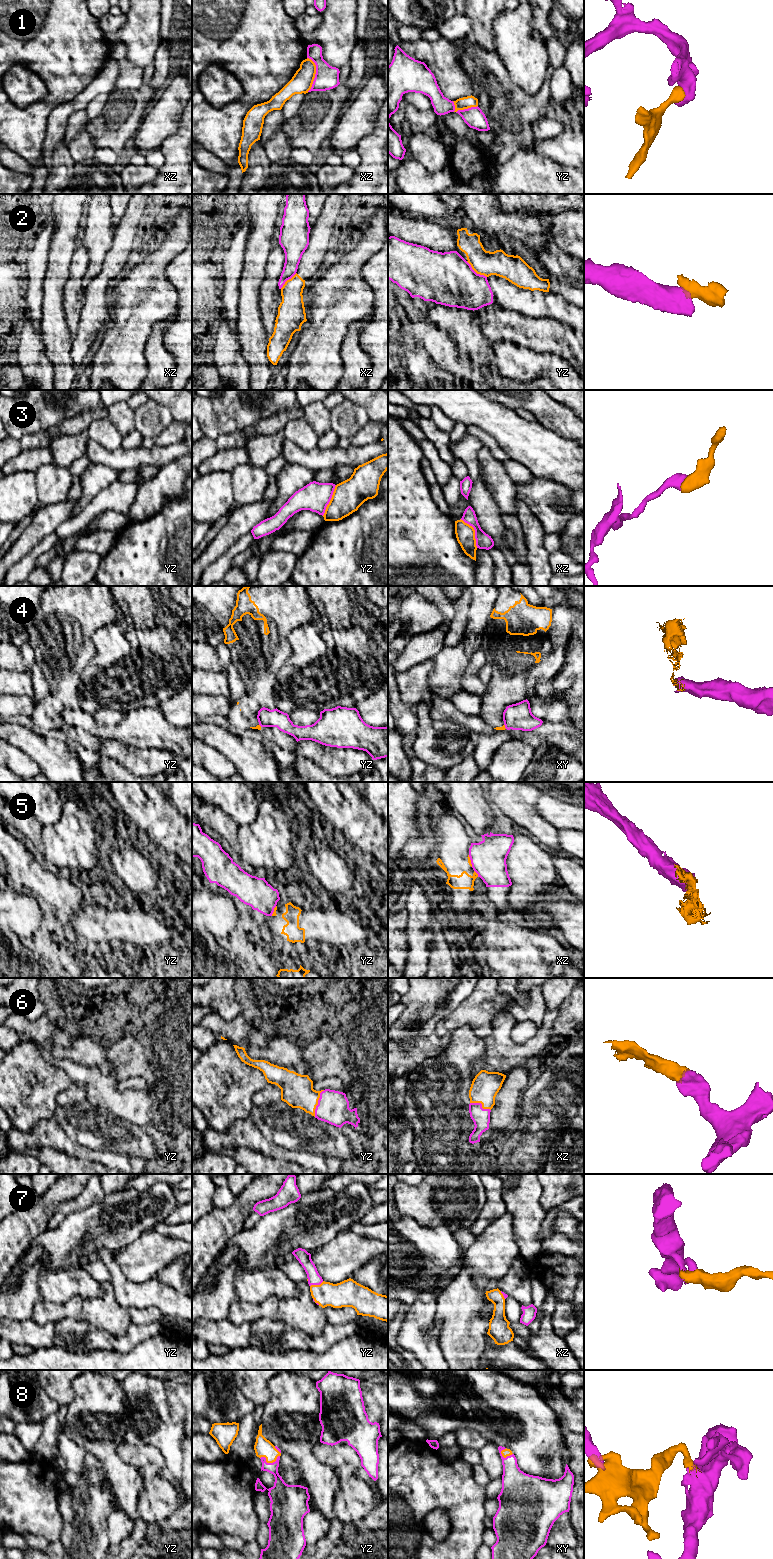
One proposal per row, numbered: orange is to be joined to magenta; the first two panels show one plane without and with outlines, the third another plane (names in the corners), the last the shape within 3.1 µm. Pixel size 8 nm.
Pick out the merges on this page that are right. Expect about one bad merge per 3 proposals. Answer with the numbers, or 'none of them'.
6, 7, 8

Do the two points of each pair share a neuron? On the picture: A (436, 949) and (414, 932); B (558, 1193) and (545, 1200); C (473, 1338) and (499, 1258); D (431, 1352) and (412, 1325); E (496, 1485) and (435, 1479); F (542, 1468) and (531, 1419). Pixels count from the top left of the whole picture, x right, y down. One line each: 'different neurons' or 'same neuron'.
A: different neurons
B: same neuron
C: same neuron
D: same neuron
E: different neurons
F: same neuron

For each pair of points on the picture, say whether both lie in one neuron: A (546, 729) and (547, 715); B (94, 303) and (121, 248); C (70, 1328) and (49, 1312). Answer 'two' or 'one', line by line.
A: two
B: one
C: two

